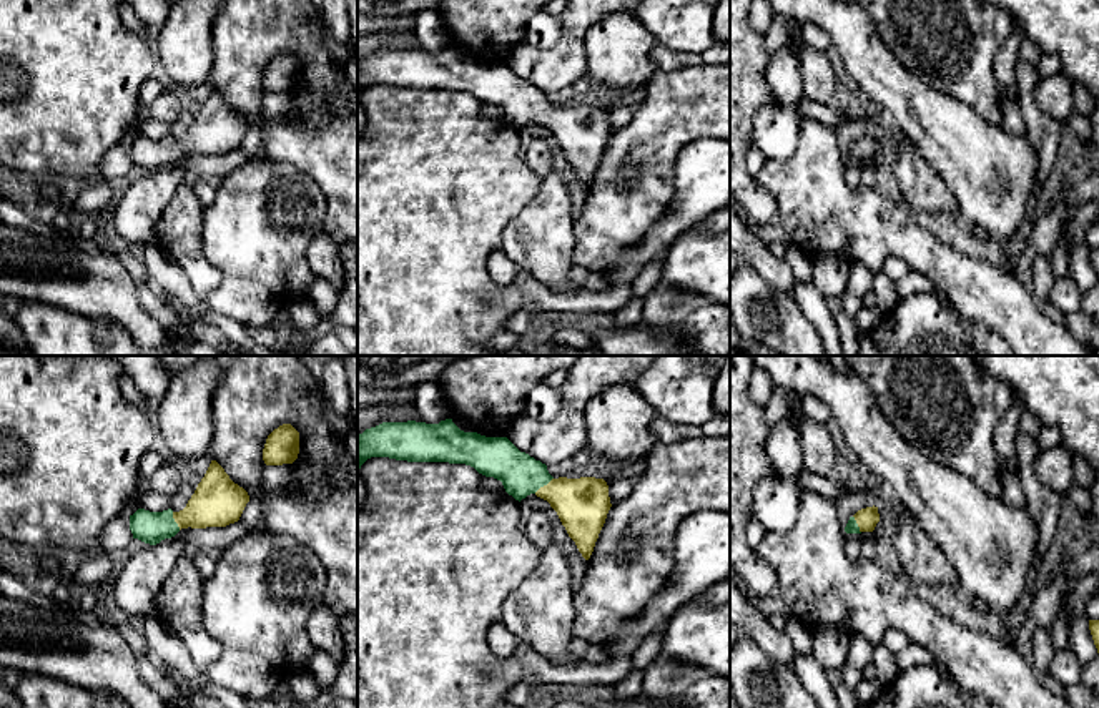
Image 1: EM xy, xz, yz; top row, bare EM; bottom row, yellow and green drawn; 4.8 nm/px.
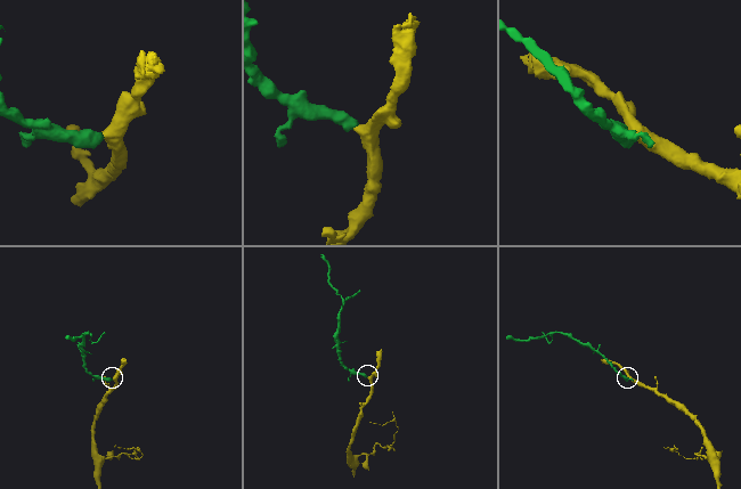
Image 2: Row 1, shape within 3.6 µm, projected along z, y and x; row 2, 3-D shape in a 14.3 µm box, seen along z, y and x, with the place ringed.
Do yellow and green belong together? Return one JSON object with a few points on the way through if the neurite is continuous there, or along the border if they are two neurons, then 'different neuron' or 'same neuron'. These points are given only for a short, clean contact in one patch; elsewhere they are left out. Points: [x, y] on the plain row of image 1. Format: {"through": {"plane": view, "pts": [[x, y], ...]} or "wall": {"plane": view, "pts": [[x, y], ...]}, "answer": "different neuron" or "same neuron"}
{"through": {"plane": "xz", "pts": [[582, 132], [544, 113], [534, 105], [521, 102]]}, "answer": "same neuron"}

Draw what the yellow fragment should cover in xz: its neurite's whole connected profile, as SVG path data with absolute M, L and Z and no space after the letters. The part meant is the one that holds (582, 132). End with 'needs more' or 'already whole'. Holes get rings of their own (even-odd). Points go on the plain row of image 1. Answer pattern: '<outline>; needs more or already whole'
M452 47L439 52L382 50L357 63L357 98L371 85L407 90L449 90L474 95L502 110L515 128L530 121L547 128L585 188L612 135L604 106L554 106L547 93L520 80L507 65L461 58Z; needs more

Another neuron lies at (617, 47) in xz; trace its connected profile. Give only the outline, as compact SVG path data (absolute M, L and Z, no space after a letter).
M630 12L612 13L594 23L585 35L587 76L605 88L647 88L657 73L650 53L653 33Z

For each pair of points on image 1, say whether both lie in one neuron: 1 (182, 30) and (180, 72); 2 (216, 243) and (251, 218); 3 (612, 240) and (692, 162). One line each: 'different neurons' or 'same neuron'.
1: same neuron
2: same neuron
3: different neurons

